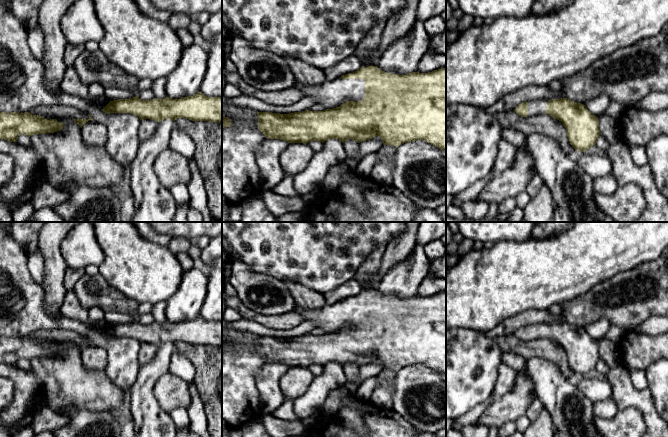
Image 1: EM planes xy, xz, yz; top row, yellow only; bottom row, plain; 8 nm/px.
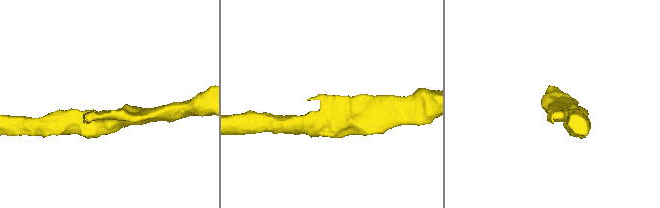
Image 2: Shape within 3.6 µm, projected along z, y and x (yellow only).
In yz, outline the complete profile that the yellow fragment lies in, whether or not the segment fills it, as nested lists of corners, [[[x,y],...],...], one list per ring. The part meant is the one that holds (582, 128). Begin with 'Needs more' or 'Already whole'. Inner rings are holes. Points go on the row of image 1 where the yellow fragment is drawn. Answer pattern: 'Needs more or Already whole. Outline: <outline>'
Needs more. Outline: [[[567,98],[531,100],[519,104],[514,111],[521,117],[548,114],[561,121],[570,144],[580,152],[595,145],[600,135],[597,116],[591,114],[584,104]]]

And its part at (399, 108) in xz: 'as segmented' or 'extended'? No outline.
extended

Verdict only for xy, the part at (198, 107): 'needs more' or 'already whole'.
needs more

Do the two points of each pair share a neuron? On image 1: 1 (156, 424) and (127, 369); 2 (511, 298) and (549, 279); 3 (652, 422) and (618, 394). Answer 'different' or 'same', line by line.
1: different
2: same
3: same

